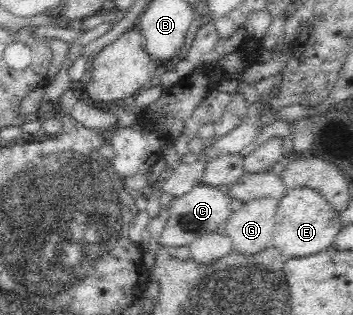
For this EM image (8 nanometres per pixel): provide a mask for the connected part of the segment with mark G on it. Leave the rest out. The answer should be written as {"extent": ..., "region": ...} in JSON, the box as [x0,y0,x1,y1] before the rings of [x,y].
{"extent":[223,198,279,256],"region":[[[255,198],[243,202],[243,206],[227,219],[223,233],[231,239],[234,252],[253,256],[272,246],[279,201]]]}

